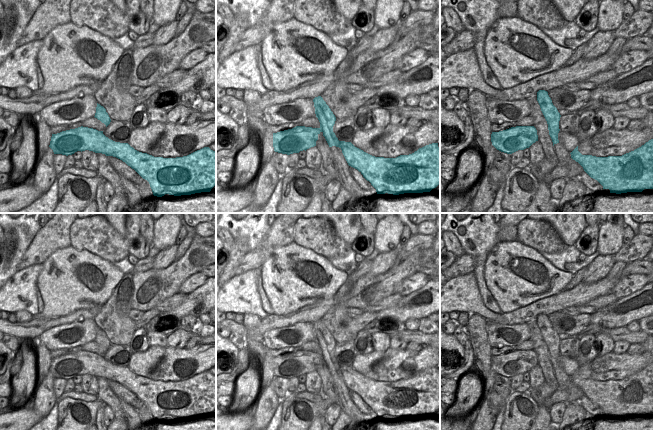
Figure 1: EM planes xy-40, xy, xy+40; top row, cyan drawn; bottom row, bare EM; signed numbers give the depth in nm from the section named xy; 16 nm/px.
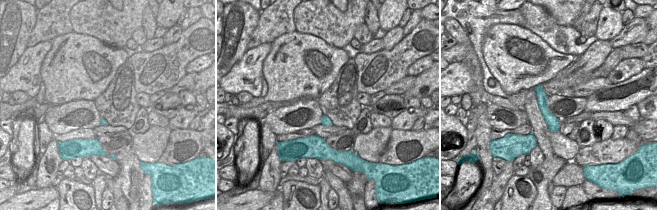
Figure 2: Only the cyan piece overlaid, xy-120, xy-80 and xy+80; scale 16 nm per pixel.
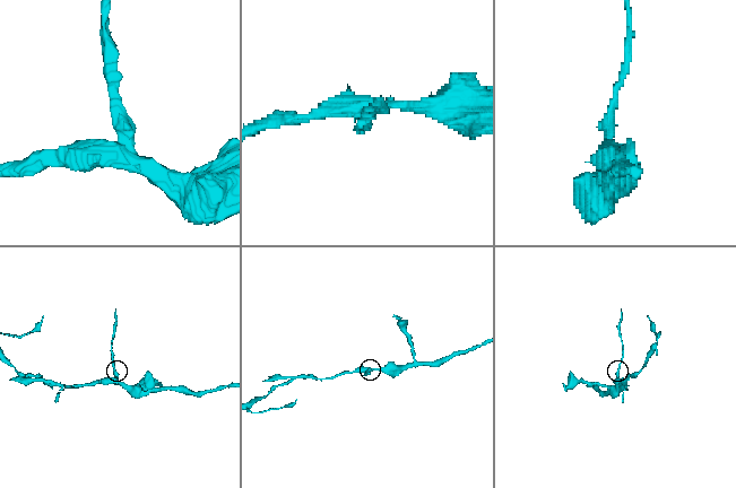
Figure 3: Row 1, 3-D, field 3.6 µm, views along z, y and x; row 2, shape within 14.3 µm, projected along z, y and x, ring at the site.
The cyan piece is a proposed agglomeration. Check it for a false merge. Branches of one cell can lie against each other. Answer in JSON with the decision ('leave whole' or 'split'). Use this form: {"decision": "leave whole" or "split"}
{"decision": "split"}

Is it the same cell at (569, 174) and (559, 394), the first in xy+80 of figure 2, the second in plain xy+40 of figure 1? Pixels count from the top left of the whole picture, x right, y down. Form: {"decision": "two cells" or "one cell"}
{"decision": "one cell"}

